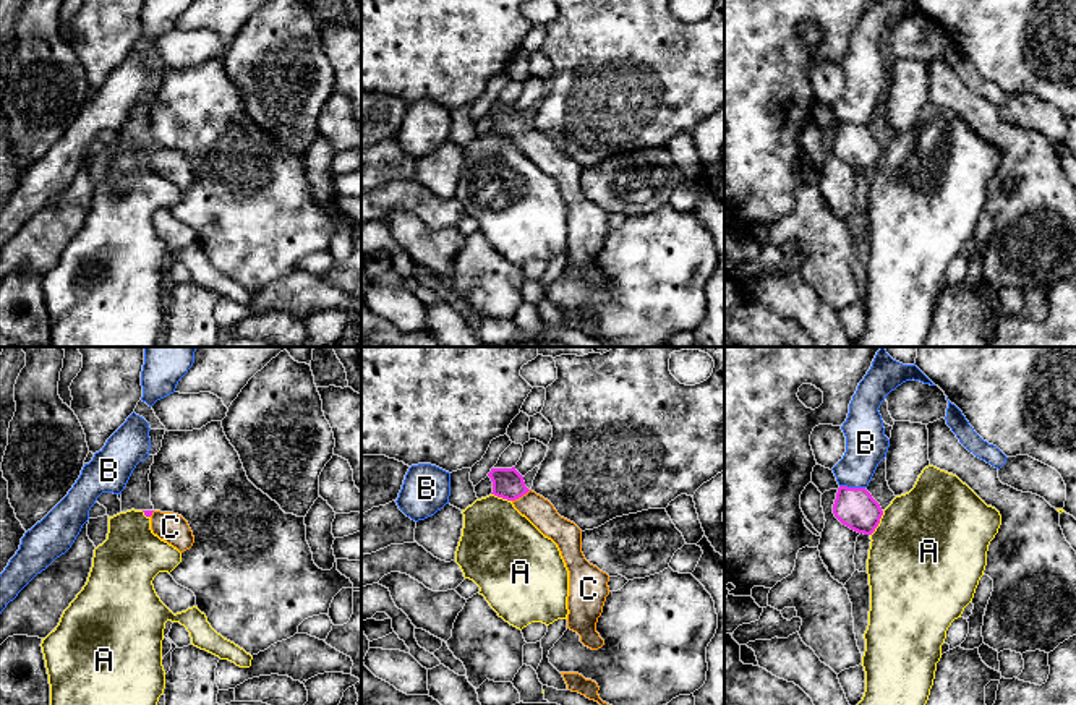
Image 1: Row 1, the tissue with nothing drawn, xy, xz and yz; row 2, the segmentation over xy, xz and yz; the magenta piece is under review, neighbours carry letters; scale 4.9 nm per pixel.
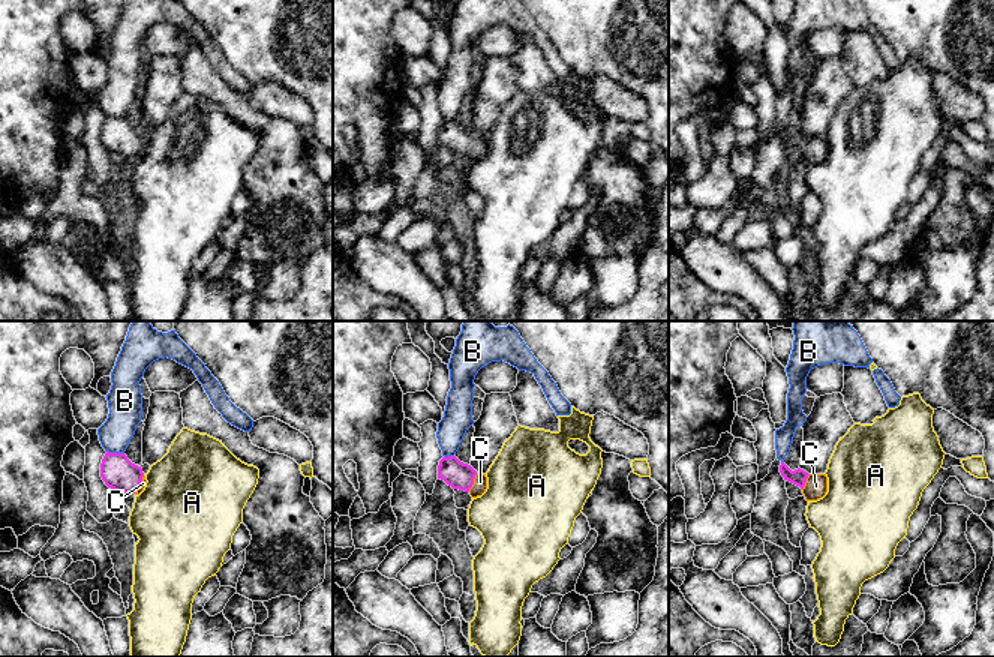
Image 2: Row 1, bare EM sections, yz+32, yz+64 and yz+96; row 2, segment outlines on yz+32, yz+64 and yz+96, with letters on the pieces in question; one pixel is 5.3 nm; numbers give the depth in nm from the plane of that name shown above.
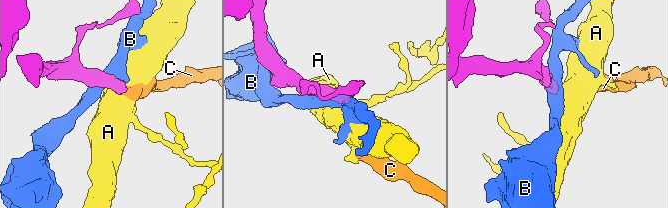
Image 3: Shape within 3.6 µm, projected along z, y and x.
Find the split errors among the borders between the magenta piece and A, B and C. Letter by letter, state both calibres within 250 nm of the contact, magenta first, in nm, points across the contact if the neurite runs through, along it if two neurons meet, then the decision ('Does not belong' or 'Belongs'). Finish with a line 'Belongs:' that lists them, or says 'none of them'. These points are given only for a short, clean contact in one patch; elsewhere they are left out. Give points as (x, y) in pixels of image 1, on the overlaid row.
A: Thickness 200 nm (magenta) against 500 nm. Boundary: yz (883, 511), (879, 525), (871, 535). Does not belong
B: Thickness 200 nm (magenta) against 200 nm. Does not belong
C: Thickness 160 nm (magenta) against 140 nm. Path across: xz (508, 483), (520, 496), (535, 508). Belongs
Belongs: C

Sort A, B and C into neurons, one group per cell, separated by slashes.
A / B / C

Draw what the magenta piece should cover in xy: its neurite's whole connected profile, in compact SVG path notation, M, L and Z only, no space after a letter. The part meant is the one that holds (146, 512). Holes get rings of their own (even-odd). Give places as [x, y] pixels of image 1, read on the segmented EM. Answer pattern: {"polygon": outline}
{"polygon": "M143 511L151 519L151 530L160 540L167 541L180 553L190 549L194 543L188 522L173 512Z"}

